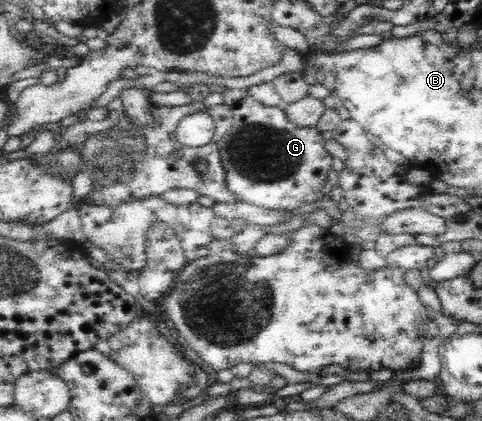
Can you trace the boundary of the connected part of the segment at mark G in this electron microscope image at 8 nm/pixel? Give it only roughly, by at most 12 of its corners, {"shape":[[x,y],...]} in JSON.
{"shape":[[223,90],[218,141],[237,201],[294,210],[329,194],[322,131]]}

